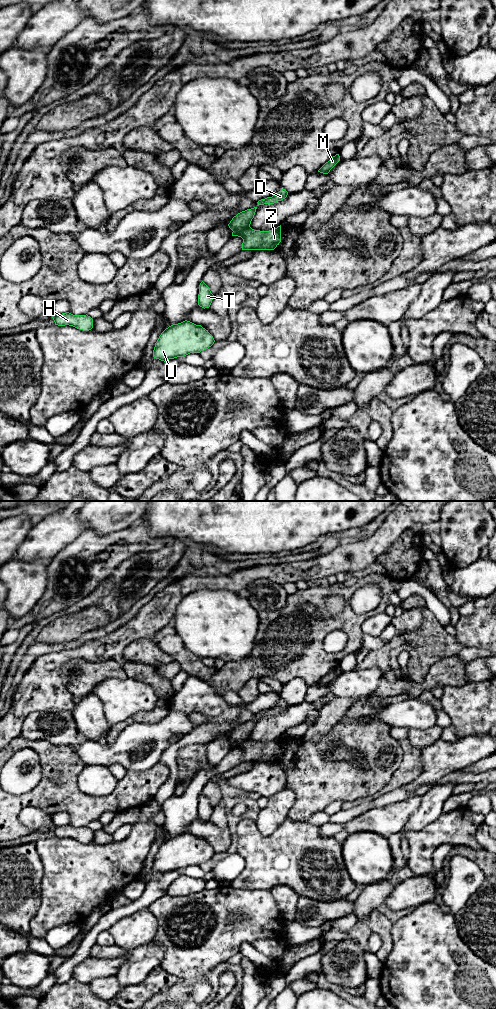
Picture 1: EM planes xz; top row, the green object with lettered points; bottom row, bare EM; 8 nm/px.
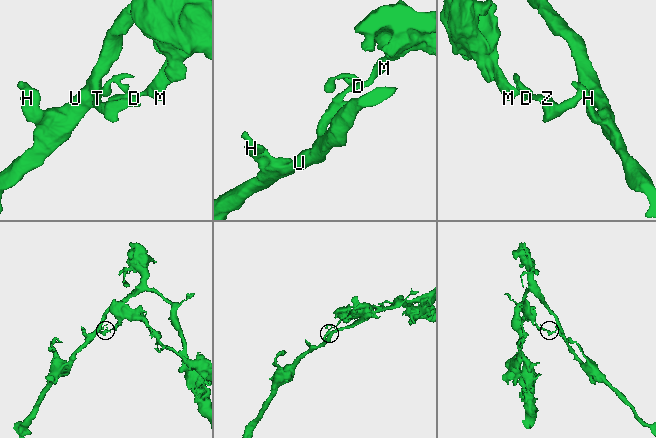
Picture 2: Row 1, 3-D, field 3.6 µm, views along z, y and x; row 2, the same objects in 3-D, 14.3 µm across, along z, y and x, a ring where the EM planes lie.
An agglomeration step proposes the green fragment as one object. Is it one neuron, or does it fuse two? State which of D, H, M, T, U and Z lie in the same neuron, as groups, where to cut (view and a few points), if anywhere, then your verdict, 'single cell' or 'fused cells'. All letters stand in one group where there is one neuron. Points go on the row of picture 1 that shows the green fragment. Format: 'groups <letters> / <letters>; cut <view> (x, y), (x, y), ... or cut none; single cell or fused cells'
groups D M / H T U Z; cut xz (249, 225), (233, 231); fused cells

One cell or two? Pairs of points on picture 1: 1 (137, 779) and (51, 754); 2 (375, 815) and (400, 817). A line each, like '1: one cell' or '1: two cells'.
1: one cell
2: one cell

